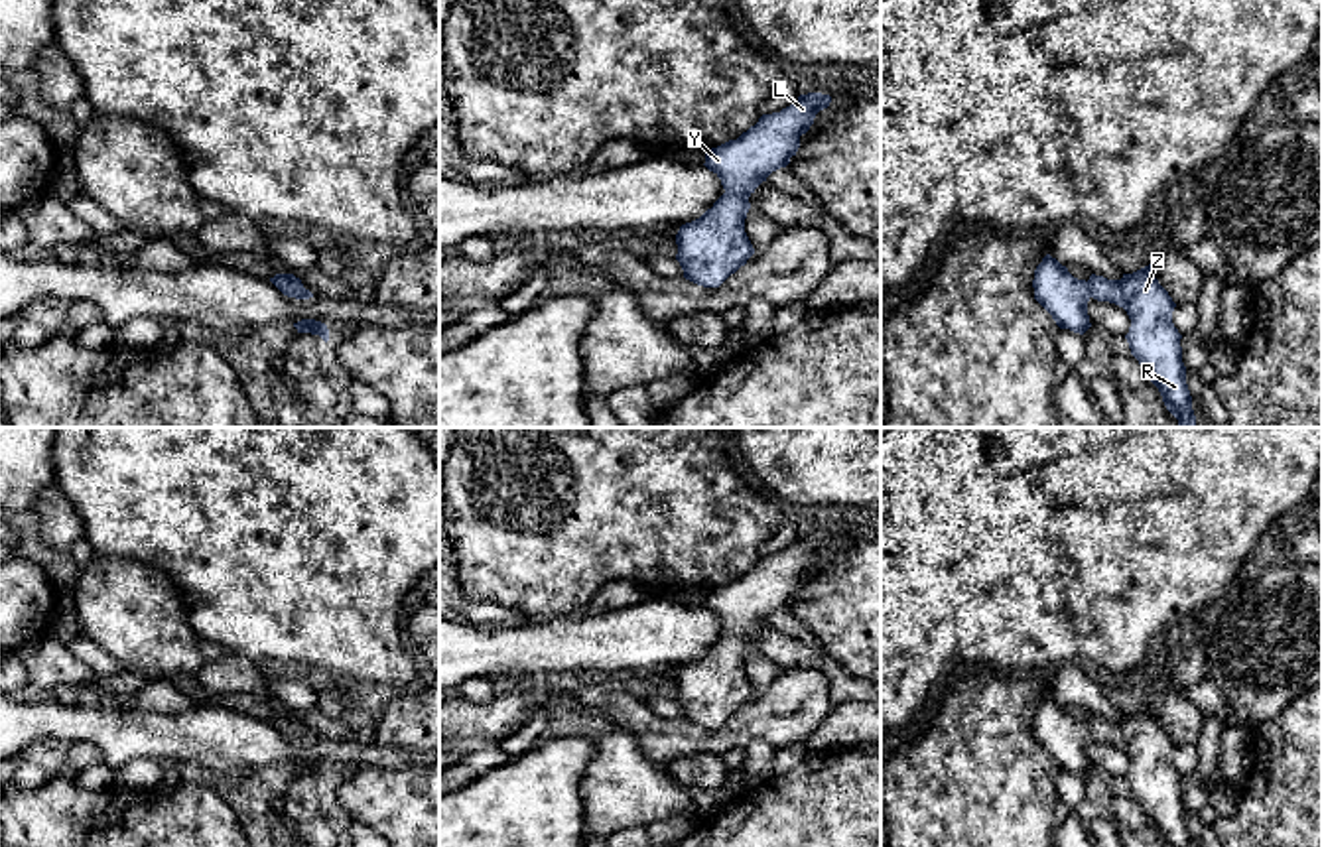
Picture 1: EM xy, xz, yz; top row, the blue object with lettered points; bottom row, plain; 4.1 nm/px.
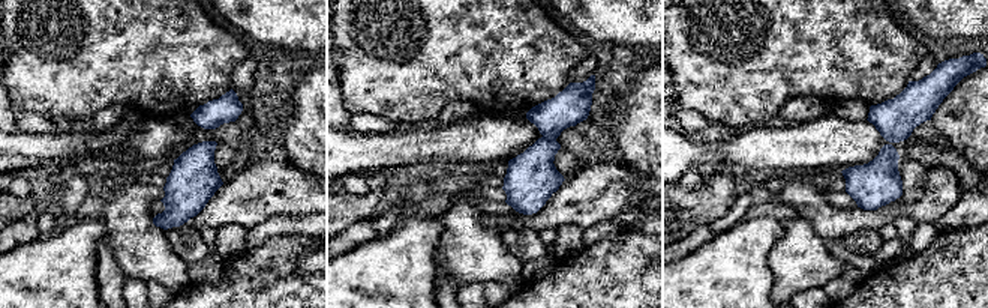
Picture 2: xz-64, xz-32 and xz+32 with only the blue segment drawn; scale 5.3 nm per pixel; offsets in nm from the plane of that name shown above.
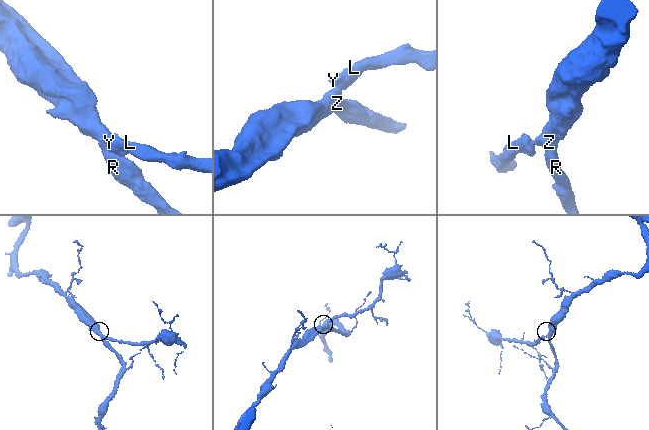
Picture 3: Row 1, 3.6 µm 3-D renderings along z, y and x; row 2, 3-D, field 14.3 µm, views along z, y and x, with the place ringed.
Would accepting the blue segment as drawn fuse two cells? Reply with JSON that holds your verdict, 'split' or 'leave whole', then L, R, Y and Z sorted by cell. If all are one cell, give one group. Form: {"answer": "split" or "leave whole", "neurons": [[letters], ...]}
{"answer": "leave whole", "neurons": [["L", "R", "Y", "Z"]]}

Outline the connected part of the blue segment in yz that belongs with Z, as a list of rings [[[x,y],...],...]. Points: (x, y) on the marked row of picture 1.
[[[1046,254],[1034,270],[1034,299],[1052,315],[1060,329],[1084,335],[1091,323],[1088,301],[1109,301],[1131,319],[1125,335],[1131,355],[1158,388],[1166,410],[1180,427],[1198,427],[1182,362],[1182,335],[1172,323],[1176,303],[1158,284],[1153,262],[1121,280],[1091,274],[1074,278],[1066,266]]]

